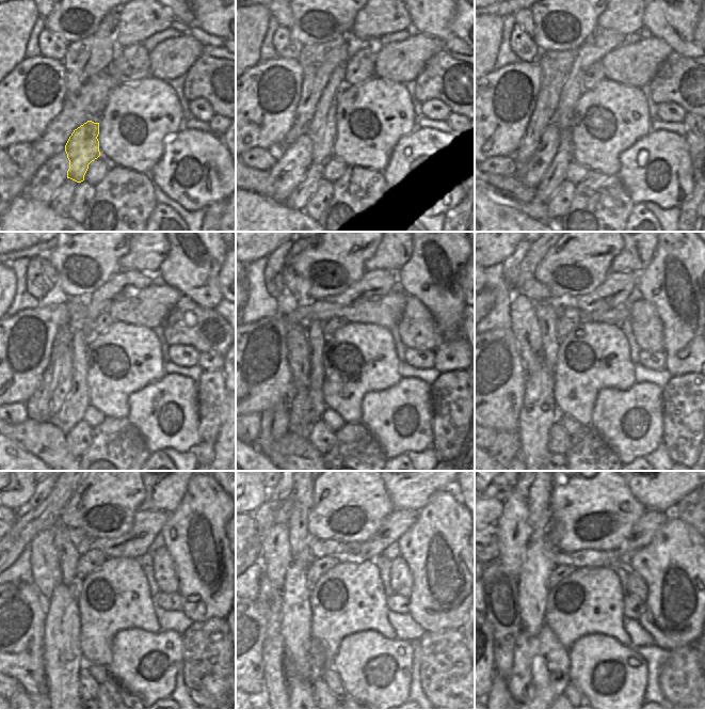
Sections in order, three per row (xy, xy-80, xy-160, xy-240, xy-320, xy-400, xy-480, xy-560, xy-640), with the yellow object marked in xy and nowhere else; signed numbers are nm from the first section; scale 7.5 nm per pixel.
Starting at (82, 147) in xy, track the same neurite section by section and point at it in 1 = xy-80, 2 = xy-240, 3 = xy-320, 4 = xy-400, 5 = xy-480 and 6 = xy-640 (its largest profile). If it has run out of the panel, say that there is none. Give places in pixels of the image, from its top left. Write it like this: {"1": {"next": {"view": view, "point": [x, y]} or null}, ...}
{"1": {"next": {"view": "xy-80", "point": [321, 130]}}, "2": {"next": {"view": "xy-240", "point": [125, 283]}}, "3": {"next": {"view": "xy-320", "point": [374, 284]}}, "4": {"next": {"view": "xy-400", "point": [618, 286]}}, "5": {"next": {"view": "xy-480", "point": [147, 525]}}, "6": {"next": {"view": "xy-640", "point": [644, 530]}}}

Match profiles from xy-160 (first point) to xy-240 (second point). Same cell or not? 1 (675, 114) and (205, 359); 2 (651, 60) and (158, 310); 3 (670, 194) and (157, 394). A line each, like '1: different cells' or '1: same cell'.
1: different cells
2: same cell
3: same cell

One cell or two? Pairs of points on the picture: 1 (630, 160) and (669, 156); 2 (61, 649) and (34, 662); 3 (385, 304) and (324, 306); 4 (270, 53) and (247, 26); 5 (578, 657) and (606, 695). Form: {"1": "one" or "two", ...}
{"1": "one", "2": "two", "3": "one", "4": "two", "5": "one"}

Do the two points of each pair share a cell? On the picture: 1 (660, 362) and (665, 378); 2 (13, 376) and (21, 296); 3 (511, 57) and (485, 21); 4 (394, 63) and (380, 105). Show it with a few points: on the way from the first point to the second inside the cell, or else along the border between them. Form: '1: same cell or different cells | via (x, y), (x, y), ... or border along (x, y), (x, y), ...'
1: different cells | border along (639, 363), (651, 369), (663, 368)
2: different cells | border along (37, 305), (31, 309), (23, 309), (11, 316)
3: different cells | border along (501, 16), (501, 42), (493, 65)
4: different cells | border along (374, 75), (403, 84)

